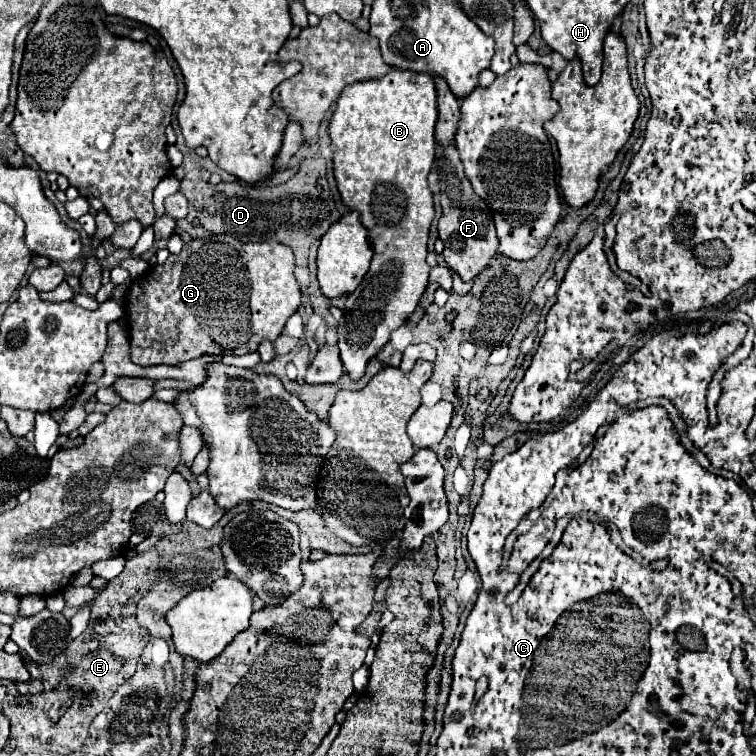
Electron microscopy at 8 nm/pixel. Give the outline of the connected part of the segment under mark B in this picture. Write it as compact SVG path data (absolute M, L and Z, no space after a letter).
M396 70L396 72L390 72L382 78L372 78L372 80L364 80L364 82L356 82L356 84L350 84L346 86L344 94L340 96L338 100L338 106L330 118L330 140L332 140L332 150L334 150L334 178L336 178L336 186L338 186L338 192L340 192L340 198L342 202L350 208L350 210L356 210L360 212L360 222L364 224L364 228L368 230L368 236L372 238L372 248L374 248L374 258L372 258L372 264L370 264L370 270L368 274L364 276L364 280L360 282L360 286L348 296L346 300L346 306L344 306L344 316L346 320L340 322L338 326L338 348L340 348L340 358L342 358L342 364L346 368L346 372L350 374L352 380L358 380L364 370L366 370L366 362L370 358L374 358L382 346L388 342L390 334L400 328L406 318L416 310L426 286L428 286L428 272L430 272L430 266L426 262L426 254L428 254L428 230L430 230L430 224L432 224L432 218L434 218L434 202L432 202L432 192L426 184L426 176L428 172L432 170L432 162L434 162L434 126L436 126L436 116L438 116L438 110L436 110L436 88L434 88L434 80L430 74L416 74L416 72L408 72L408 70Z

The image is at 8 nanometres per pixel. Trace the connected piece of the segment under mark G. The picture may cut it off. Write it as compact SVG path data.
M212 234L208 238L194 238L192 242L184 244L180 254L170 254L162 266L152 266L144 276L134 280L128 288L124 298L124 306L128 310L128 328L130 328L130 354L132 362L140 366L154 366L154 364L180 364L190 358L202 354L248 354L256 352L262 340L274 342L286 324L286 320L298 310L300 306L300 288L294 278L294 254L288 246L280 242L240 242L226 234Z

